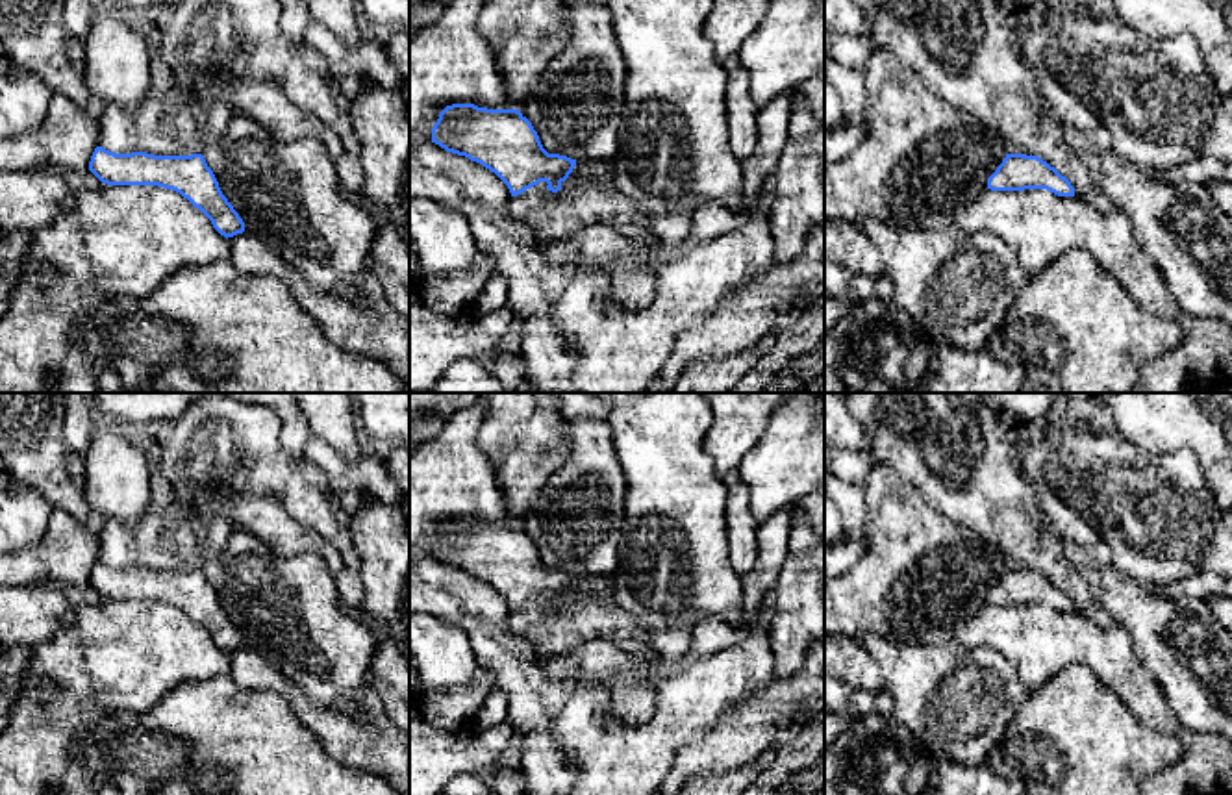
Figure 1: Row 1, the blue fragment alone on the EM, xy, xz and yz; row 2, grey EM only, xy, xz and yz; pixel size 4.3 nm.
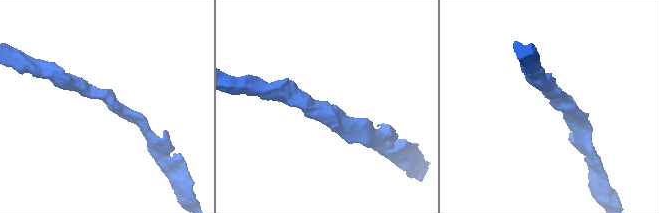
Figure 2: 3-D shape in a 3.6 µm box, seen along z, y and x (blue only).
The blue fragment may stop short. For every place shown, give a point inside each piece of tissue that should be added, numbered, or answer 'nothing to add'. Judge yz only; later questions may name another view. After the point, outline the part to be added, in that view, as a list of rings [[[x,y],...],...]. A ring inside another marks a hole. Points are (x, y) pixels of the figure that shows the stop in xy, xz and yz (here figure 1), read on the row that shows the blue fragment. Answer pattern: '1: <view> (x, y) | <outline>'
nothing to add

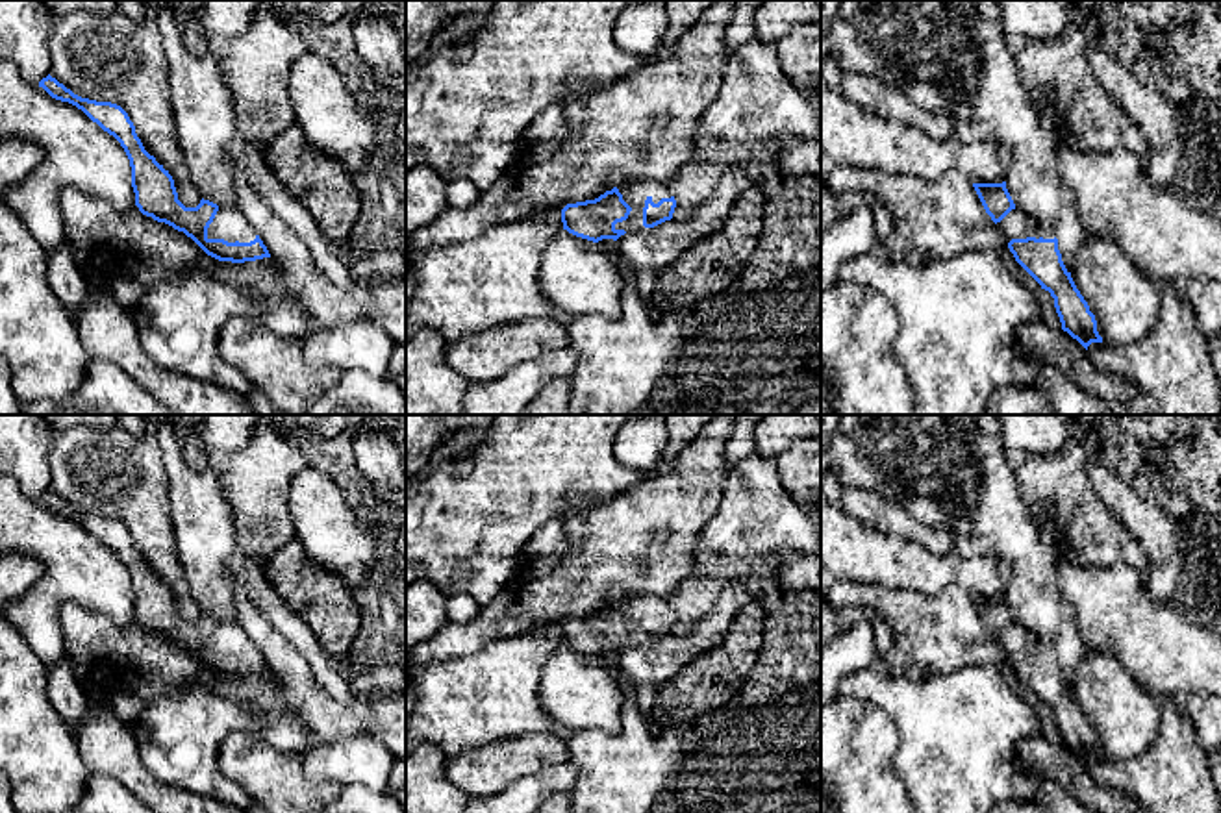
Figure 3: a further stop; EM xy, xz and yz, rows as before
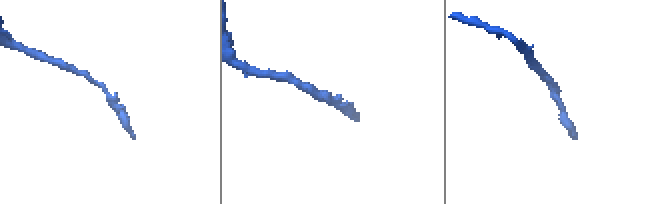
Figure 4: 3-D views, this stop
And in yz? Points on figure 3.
1: yz (1018, 225) | [[[1017,206],[1001,222],[997,222],[997,228],[1006,243],[1026,237],[1054,239],[1052,231],[1045,231],[1028,213]]]

